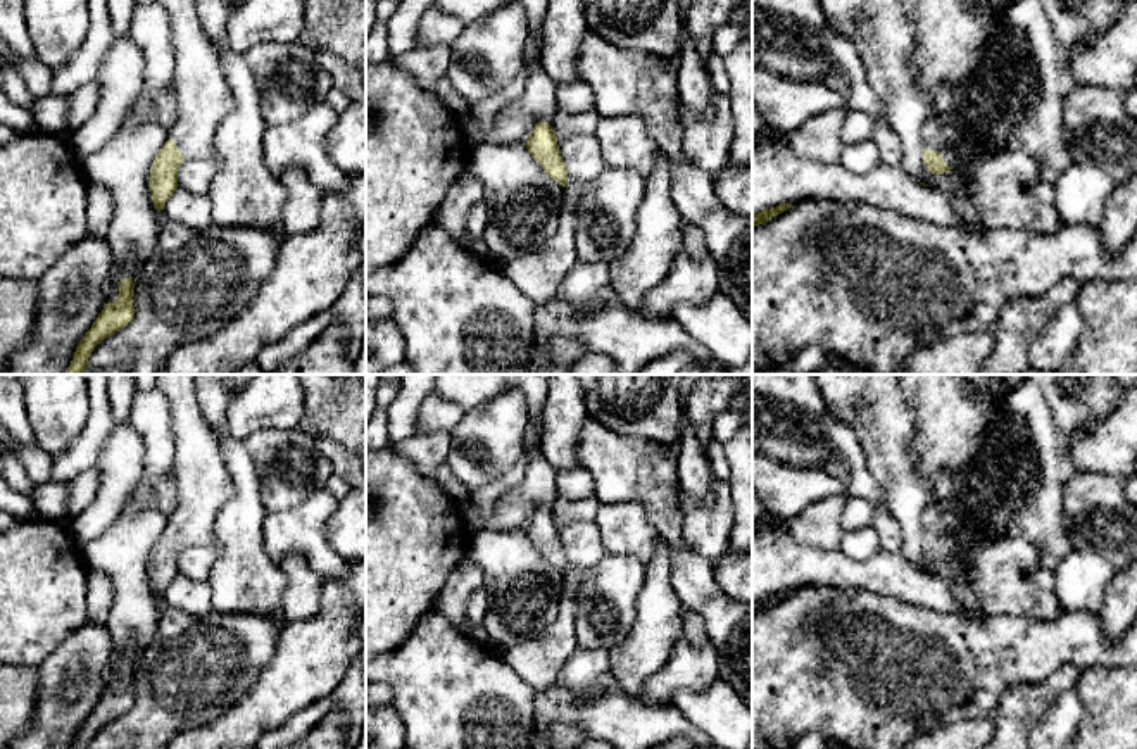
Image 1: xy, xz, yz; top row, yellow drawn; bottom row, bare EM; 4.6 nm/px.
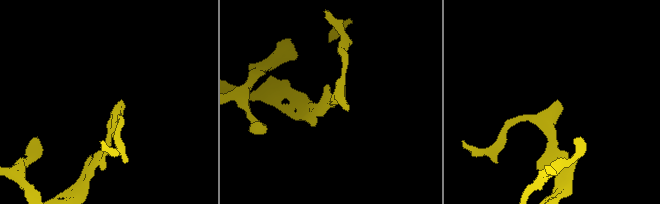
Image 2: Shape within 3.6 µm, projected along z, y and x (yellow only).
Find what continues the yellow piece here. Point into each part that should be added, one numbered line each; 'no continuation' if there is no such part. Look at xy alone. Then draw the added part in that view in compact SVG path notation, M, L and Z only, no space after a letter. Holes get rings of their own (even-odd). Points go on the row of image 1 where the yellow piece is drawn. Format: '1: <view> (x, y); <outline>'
1: xy (202, 94); M155 0L171 24L174 72L173 86L179 117L171 131L183 159L219 162L214 136L235 107L219 50L204 33L195 0Z

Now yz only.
1: yz (949, 37); M902 0L913 26L909 66L928 105L921 129L923 148L937 150L949 167L973 164L989 147L982 147L977 131L952 150L944 131L951 114L935 112L937 90L944 83L973 78L985 59L987 38L1002 24L1016 0Z

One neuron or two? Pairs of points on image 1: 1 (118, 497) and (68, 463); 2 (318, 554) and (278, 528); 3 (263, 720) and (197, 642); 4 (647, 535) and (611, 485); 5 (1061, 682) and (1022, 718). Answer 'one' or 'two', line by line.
1: two
2: one
3: two
4: two
5: one

